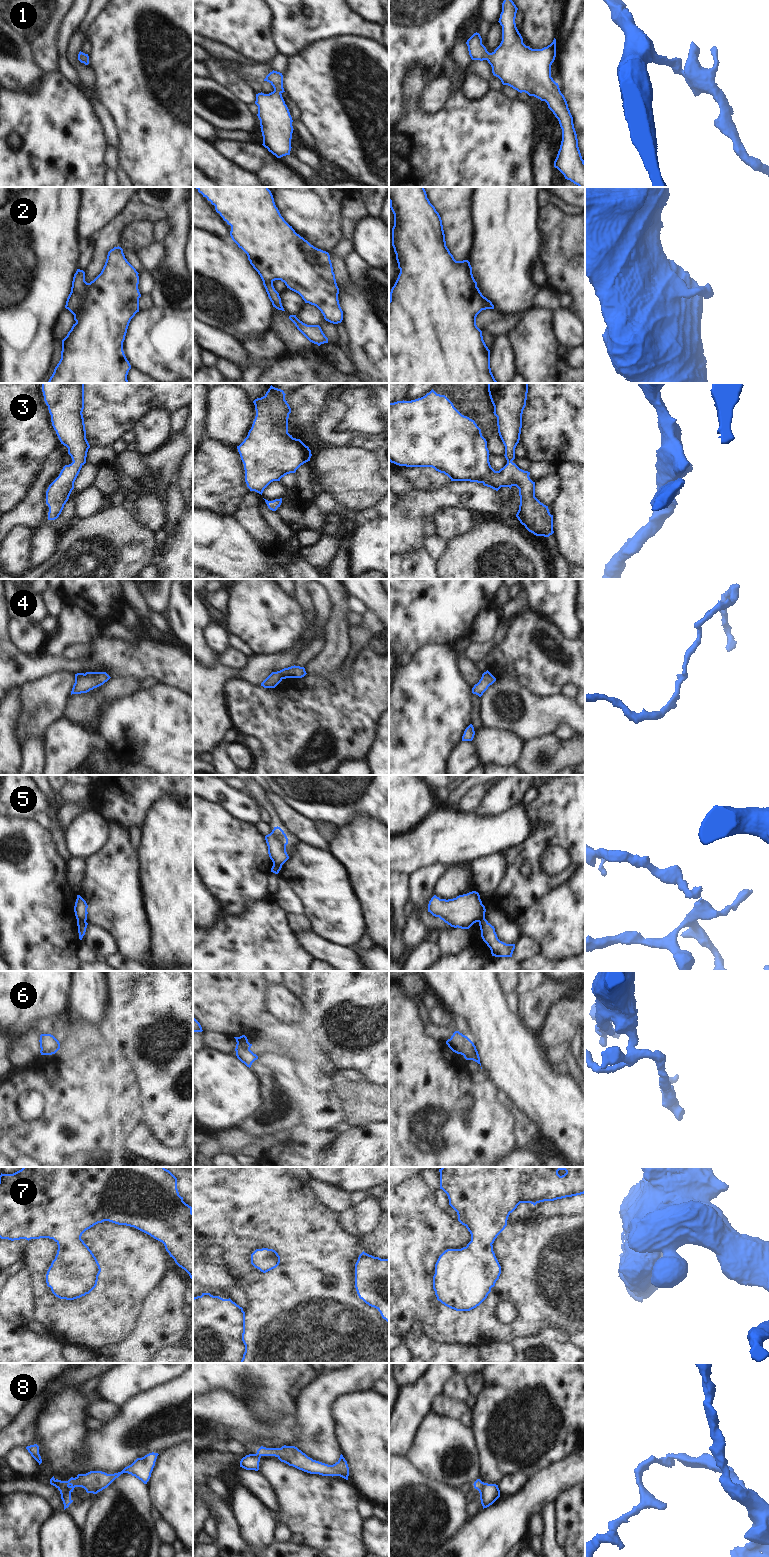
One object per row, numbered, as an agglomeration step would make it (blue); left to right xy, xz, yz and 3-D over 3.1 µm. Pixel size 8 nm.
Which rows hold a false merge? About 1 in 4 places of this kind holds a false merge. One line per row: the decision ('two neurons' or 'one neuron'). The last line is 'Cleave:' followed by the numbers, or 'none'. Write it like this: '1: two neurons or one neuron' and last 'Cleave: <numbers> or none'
1: one neuron
2: one neuron
3: one neuron
4: one neuron
5: two neurons
6: one neuron
7: one neuron
8: two neurons
Cleave: 5, 8

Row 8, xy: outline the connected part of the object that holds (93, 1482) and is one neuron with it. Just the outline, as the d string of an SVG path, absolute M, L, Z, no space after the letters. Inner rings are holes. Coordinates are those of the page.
M152 1452L142 1458L137 1458L131 1465L118 1473L107 1474L102 1471L90 1471L86 1474L78 1474L75 1478L71 1477L68 1481L63 1481L63 1483L64 1486L82 1487L87 1493L97 1494L107 1488L121 1474L128 1473L147 1484L158 1455L158 1453Z

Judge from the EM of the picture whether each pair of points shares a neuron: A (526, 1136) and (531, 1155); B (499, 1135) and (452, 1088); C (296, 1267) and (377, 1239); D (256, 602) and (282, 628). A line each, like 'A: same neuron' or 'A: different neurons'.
A: different neurons
B: same neuron
C: different neurons
D: same neuron

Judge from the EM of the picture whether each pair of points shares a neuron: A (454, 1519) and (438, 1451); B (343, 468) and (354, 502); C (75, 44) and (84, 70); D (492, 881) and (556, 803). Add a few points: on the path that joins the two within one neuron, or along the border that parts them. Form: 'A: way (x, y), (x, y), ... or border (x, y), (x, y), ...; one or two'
A: border (424, 1475), (451, 1487), (458, 1488); two
B: way (351, 476), (354, 479), (354, 494); one
C: way (74, 51), (74, 61), (77, 64); one
D: border (502, 853), (505, 859), (506, 873), (498, 886); two

